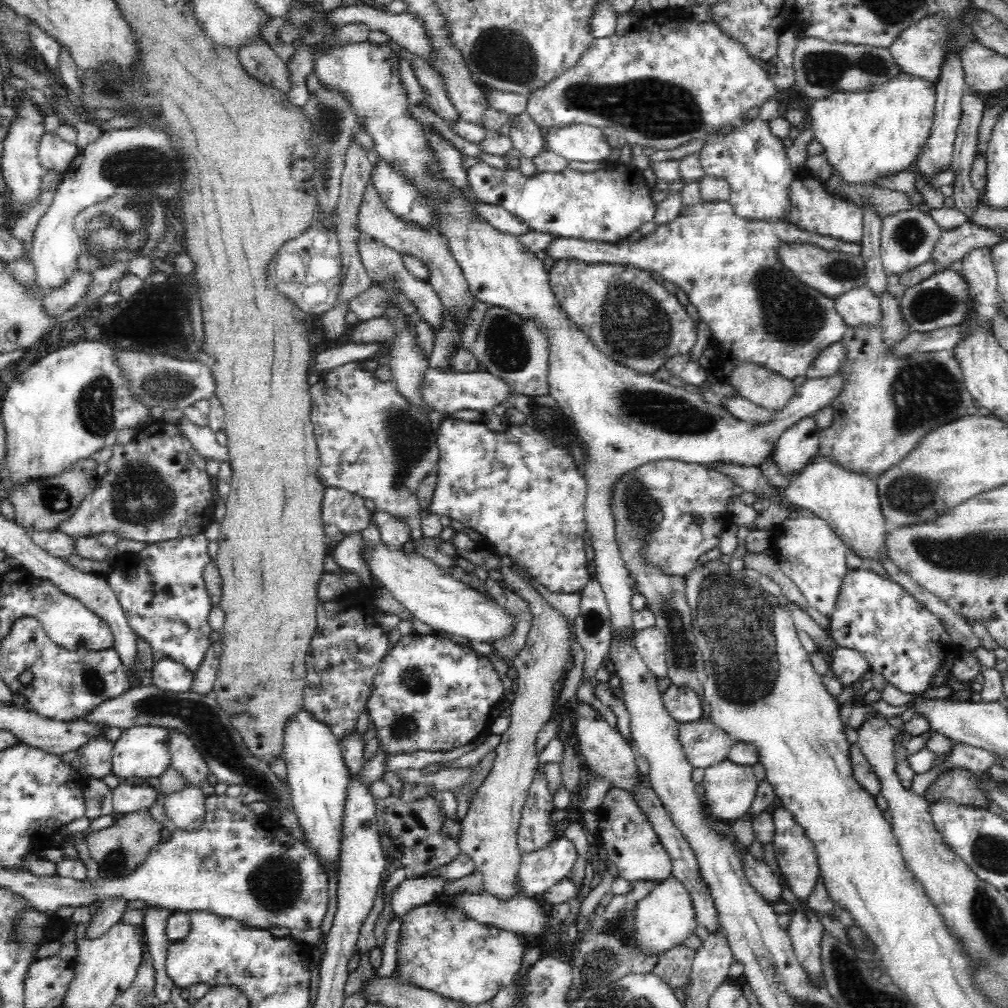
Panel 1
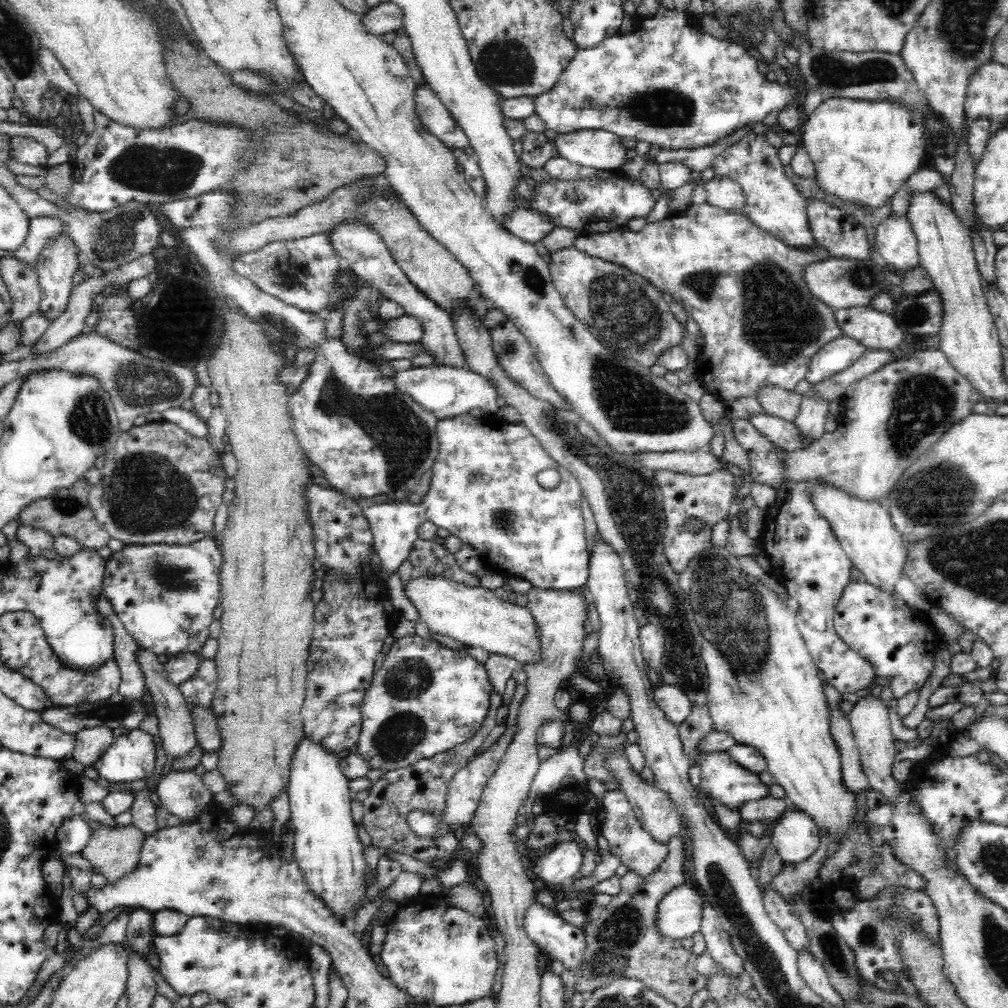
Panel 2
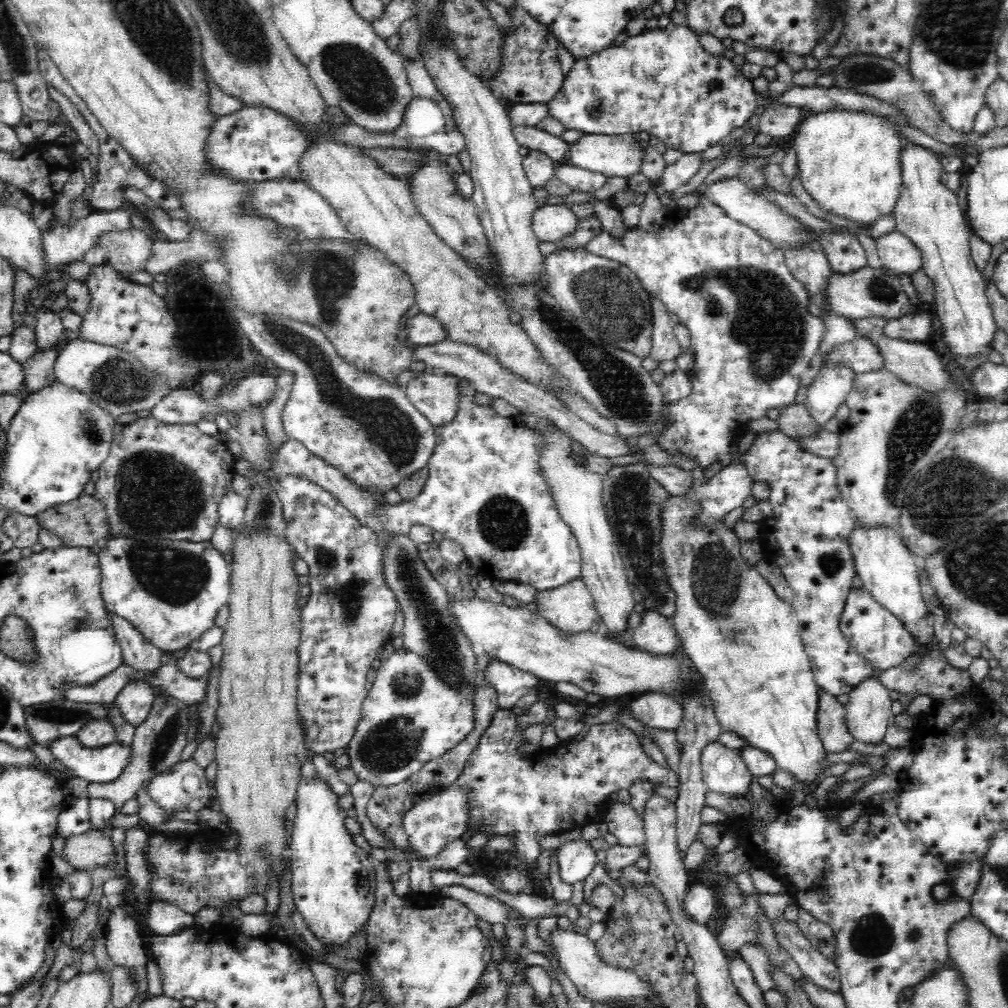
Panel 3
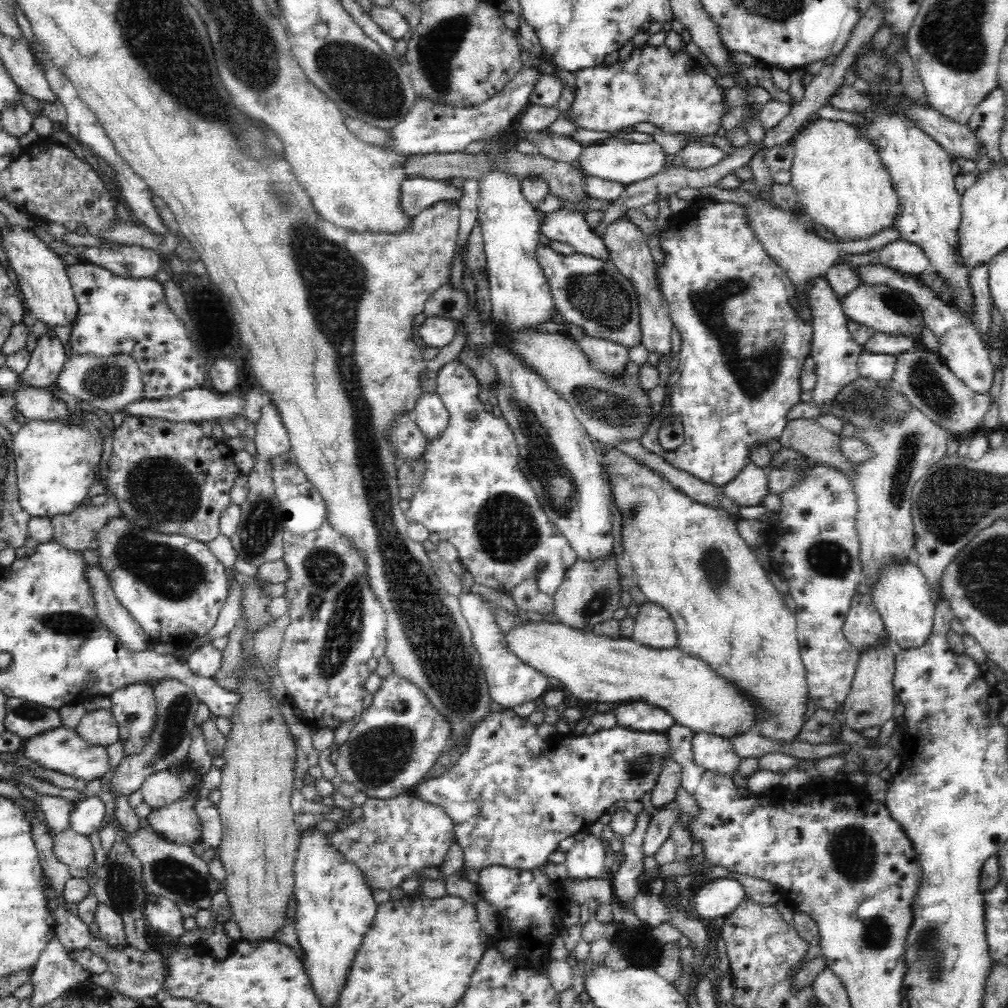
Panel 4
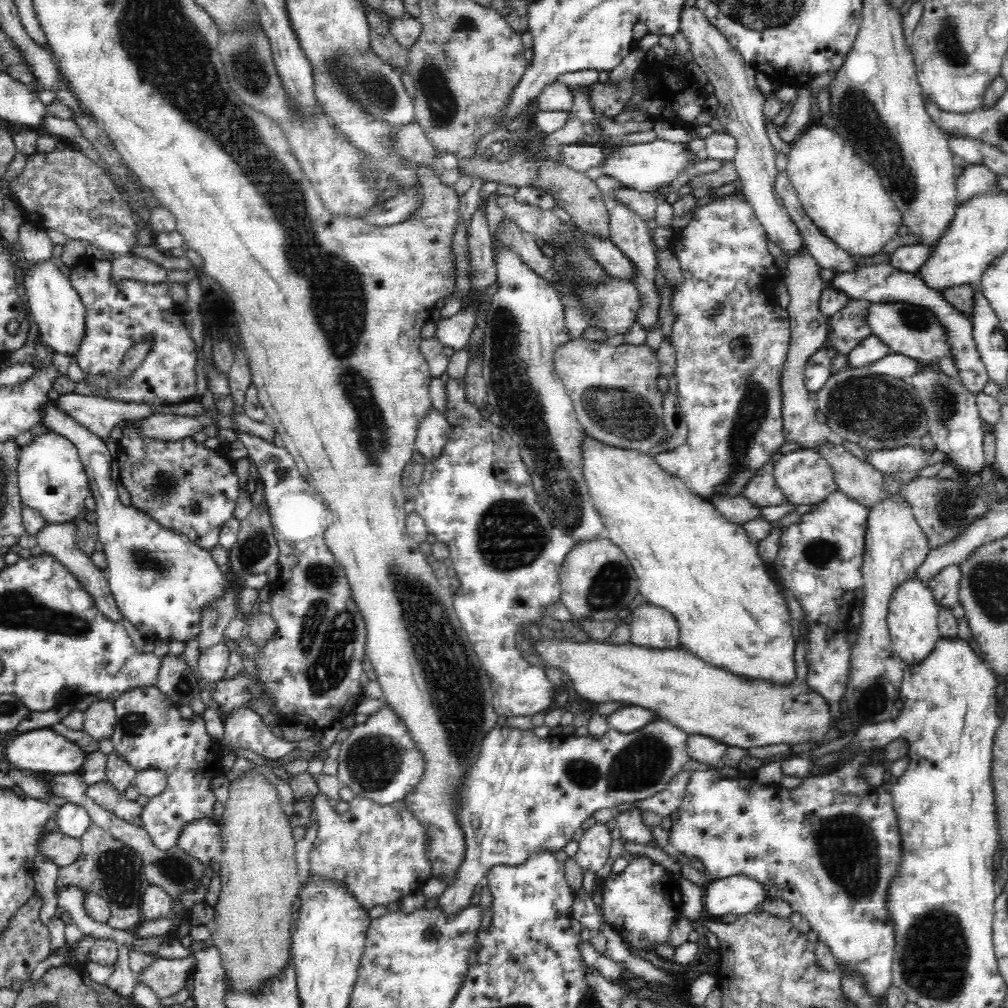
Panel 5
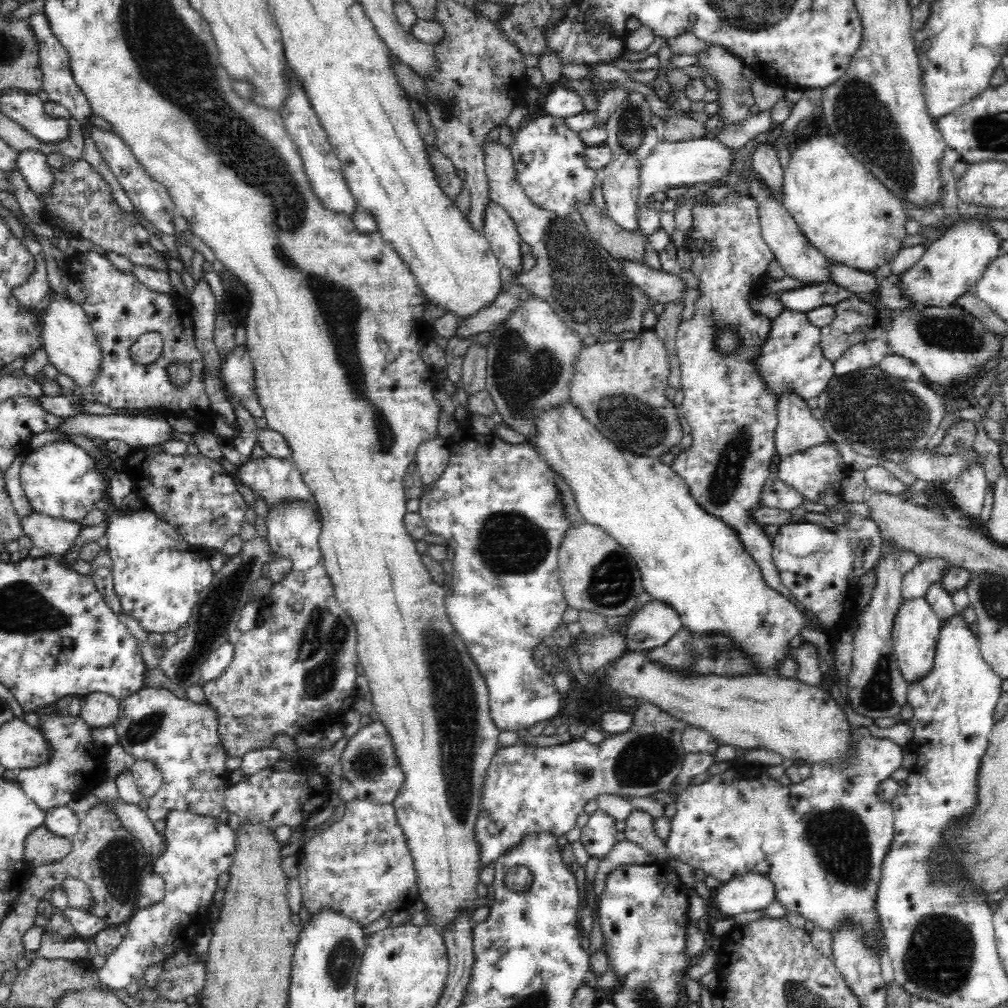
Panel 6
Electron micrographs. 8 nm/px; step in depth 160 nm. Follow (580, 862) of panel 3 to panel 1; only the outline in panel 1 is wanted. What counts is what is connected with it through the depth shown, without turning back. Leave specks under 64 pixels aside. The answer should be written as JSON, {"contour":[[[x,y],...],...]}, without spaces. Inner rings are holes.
{"contour":[[[568,837],[554,839],[540,850],[530,853],[522,853],[519,863],[518,878],[516,885],[522,896],[534,899],[536,894],[546,893],[552,886],[571,876],[571,870],[578,858],[576,847]]]}

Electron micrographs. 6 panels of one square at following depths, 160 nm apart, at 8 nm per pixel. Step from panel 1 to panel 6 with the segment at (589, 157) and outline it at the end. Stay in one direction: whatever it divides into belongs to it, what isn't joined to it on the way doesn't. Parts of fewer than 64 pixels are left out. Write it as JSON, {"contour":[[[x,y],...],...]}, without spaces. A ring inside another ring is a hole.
{"contour":[[[707,136],[682,142],[659,142],[658,146],[639,163],[640,187],[636,210],[639,211],[647,202],[648,196],[654,192],[681,186],[690,187],[693,184],[723,184],[726,176],[739,164],[734,158],[737,151],[726,148],[717,138]]]}

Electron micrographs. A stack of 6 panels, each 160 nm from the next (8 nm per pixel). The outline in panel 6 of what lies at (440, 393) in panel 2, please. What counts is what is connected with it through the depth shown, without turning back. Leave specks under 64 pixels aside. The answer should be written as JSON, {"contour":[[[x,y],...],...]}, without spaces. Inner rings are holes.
{"contour":[[[438,436],[424,441],[418,447],[415,463],[422,490],[426,491],[432,483],[440,478],[443,470],[447,467],[448,458],[448,439],[443,437]]]}

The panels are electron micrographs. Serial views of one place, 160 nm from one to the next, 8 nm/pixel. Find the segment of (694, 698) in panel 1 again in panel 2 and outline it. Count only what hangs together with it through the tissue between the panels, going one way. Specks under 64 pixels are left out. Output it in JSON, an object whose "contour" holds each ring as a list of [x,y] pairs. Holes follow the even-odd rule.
{"contour":[[[664,684],[655,687],[653,700],[662,709],[665,718],[675,725],[684,722],[690,714],[690,700],[676,687]]]}

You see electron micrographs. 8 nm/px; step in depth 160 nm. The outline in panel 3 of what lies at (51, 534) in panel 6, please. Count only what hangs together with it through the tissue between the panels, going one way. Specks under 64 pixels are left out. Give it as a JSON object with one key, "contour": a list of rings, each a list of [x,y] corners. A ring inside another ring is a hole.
{"contour":[[[109,613],[108,619],[121,646],[123,664],[143,674],[154,672],[161,665],[160,656],[163,652],[145,639],[125,618],[119,617],[116,613]]]}

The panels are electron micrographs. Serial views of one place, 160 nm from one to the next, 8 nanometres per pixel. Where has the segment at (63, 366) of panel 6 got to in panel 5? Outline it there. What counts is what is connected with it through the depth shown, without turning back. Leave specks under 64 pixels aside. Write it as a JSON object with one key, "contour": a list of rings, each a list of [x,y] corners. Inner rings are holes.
{"contour":[[[44,262],[40,266],[30,266],[26,276],[26,292],[30,304],[31,316],[42,335],[43,345],[50,351],[75,360],[76,351],[82,340],[86,338],[86,307],[79,295],[71,286],[72,282],[64,278],[62,272],[52,262]]]}

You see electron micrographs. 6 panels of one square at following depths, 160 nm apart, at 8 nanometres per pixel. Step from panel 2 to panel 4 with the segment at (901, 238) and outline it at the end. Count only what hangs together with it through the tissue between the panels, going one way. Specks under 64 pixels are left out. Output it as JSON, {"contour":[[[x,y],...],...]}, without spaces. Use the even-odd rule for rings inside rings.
{"contour":[[[900,239],[879,249],[880,263],[891,270],[921,276],[930,270],[929,259],[917,243]]]}

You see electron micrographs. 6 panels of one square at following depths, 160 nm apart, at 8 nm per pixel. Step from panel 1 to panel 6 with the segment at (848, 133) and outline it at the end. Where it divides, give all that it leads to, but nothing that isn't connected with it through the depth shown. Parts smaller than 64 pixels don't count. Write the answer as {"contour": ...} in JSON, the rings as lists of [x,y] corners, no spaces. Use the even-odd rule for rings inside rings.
{"contour":[[[816,136],[802,142],[796,152],[792,152],[787,169],[783,172],[782,191],[779,197],[786,213],[801,227],[802,234],[810,244],[818,249],[829,263],[854,268],[867,274],[891,264],[902,242],[908,235],[904,224],[909,218],[902,202],[895,197],[866,167],[851,155],[845,146],[831,136]]]}

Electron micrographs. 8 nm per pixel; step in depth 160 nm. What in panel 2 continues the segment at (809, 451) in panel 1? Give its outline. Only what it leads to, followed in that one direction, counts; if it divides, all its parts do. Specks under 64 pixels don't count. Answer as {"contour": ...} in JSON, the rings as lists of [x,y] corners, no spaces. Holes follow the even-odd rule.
{"contour":[[[811,394],[802,397],[801,406],[793,423],[803,434],[807,445],[818,440],[825,433],[824,424],[829,416],[829,404],[827,401],[820,401]]]}

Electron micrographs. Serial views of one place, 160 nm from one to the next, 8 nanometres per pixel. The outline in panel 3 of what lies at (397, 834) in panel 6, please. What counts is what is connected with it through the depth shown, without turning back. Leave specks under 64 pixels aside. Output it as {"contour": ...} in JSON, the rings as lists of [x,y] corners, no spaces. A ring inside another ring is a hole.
{"contour":[[[450,786],[423,802],[418,802],[404,814],[402,829],[406,833],[408,846],[420,859],[429,859],[440,854],[449,842],[460,838],[466,832],[469,820],[469,788]]]}

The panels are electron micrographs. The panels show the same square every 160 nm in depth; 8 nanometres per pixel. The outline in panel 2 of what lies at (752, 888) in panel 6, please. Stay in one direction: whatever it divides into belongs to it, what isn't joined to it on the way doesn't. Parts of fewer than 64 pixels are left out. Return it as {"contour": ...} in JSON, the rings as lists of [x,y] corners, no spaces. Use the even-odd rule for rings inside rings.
{"contour":[[[690,885],[675,887],[659,902],[655,928],[664,937],[682,940],[701,930],[703,896]]]}

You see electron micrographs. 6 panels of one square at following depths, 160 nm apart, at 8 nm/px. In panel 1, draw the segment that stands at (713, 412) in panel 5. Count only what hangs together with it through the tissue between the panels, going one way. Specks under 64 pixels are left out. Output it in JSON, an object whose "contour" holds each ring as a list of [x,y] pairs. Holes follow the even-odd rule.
{"contour":[[[706,202],[685,205],[682,214],[672,222],[657,225],[656,229],[634,241],[630,236],[618,242],[590,241],[579,238],[555,238],[547,246],[547,254],[554,261],[574,259],[590,264],[606,263],[634,266],[650,273],[659,281],[676,285],[696,308],[702,323],[712,333],[711,347],[714,350],[712,366],[707,372],[720,372],[720,380],[726,380],[738,363],[754,363],[782,375],[787,379],[807,374],[814,358],[825,348],[843,341],[847,327],[837,313],[835,302],[818,290],[806,286],[783,266],[779,259],[779,247],[783,243],[812,243],[827,251],[846,254],[861,254],[861,245],[845,243],[835,238],[807,233],[799,226],[784,222],[750,221],[735,213],[728,202]]]}

